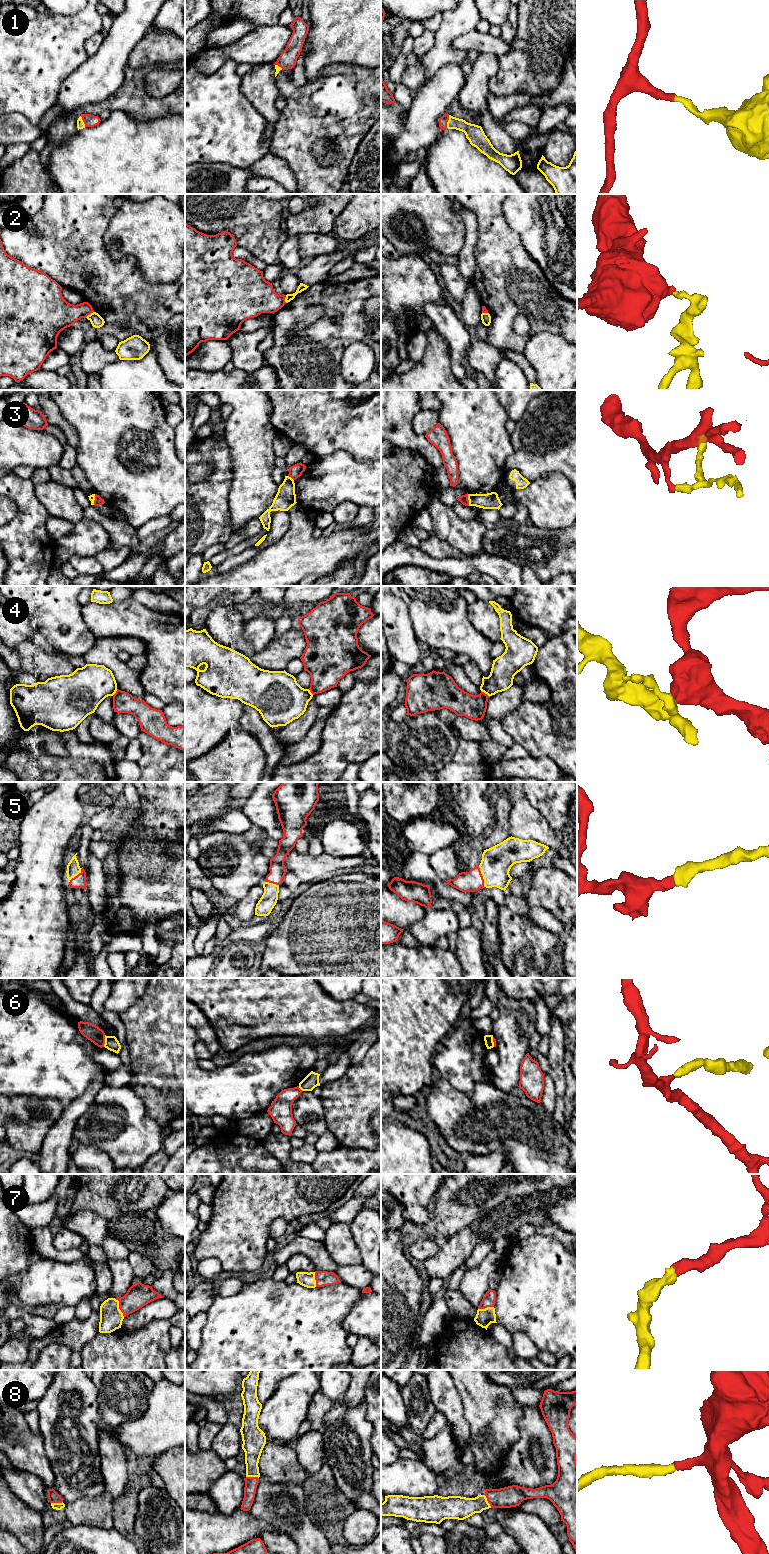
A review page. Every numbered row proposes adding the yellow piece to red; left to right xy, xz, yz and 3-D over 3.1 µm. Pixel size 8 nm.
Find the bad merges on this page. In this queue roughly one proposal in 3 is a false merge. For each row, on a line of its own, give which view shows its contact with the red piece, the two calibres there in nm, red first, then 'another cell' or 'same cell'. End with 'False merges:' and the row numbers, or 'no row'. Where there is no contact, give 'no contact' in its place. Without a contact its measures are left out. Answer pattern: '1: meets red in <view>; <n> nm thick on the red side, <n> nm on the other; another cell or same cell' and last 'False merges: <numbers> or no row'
1: meets red in yz; 70 nm thick on the red side, 140 nm on the other; same cell
2: meets red in xy; 240 nm thick on the red side, 100 nm on the other; another cell
3: meets red in yz; 70 nm thick on the red side, 130 nm on the other; another cell
4: meets red in yz; 190 nm thick on the red side, 200 nm on the other; another cell
5: meets red in yz; 170 nm thick on the red side, 240 nm on the other; same cell
6: meets red in xy; 130 nm thick on the red side, 110 nm on the other; another cell
7: meets red in xy; 190 nm thick on the red side, 190 nm on the other; same cell
8: meets red in xz; 100 nm thick on the red side, 160 nm on the other; same cell
False merges: 2, 3, 4, 6

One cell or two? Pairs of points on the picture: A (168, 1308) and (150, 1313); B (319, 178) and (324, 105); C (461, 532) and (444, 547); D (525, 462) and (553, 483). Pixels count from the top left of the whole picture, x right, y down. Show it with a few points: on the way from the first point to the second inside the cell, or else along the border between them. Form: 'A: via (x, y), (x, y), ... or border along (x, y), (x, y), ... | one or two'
A: via (164, 1308), (154, 1310) | one
B: via (304, 160), (304, 128), (309, 123) | one
C: border along (433, 534), (467, 556) | two
D: border along (547, 473), (560, 472), (566, 478) | two

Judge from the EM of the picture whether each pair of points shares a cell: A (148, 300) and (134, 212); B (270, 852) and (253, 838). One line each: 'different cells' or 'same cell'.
A: different cells
B: same cell

